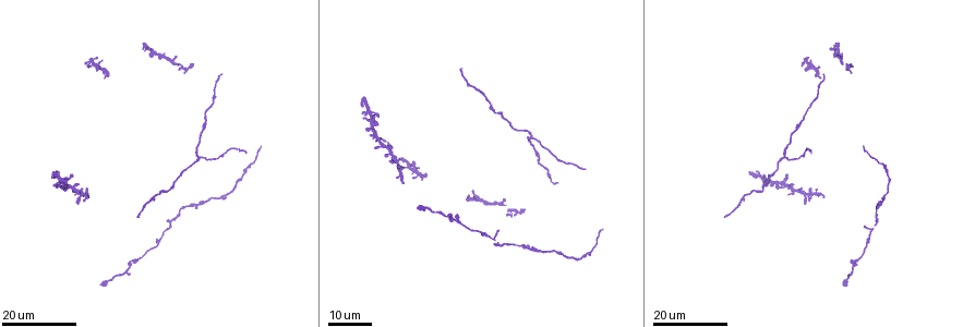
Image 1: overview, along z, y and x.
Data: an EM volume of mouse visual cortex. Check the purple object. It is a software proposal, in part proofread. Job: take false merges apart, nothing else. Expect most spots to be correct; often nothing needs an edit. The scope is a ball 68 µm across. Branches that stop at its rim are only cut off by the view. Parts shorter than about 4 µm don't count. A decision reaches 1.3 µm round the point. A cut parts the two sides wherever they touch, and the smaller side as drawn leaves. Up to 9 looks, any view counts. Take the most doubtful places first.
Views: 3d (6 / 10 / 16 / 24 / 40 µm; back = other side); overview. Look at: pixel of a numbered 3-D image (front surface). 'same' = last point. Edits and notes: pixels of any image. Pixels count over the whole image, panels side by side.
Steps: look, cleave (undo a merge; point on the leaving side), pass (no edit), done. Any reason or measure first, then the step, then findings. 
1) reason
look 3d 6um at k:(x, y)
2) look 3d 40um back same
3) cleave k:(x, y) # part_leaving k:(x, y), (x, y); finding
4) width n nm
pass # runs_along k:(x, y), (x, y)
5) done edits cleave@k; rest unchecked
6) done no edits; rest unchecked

look 3d 24um at 1:(784, 183)

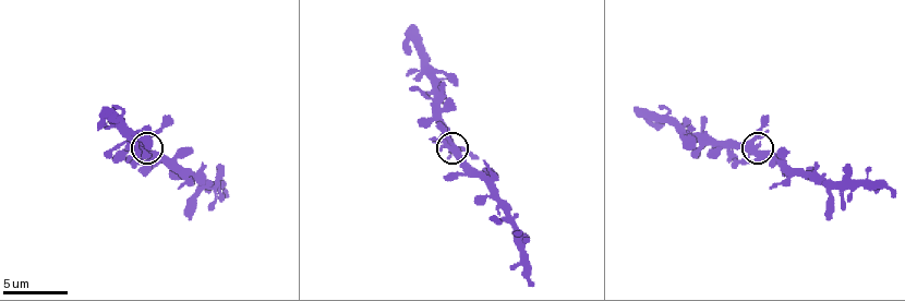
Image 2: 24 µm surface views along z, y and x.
look 3d 10um at 2:(754, 146)

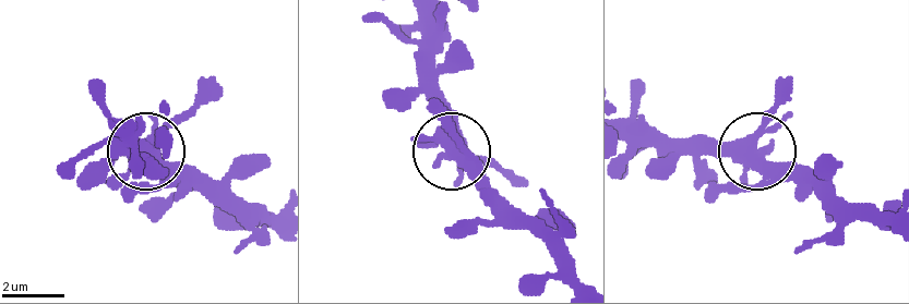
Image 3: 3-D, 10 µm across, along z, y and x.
look 3d 6um at 3:(757, 146)

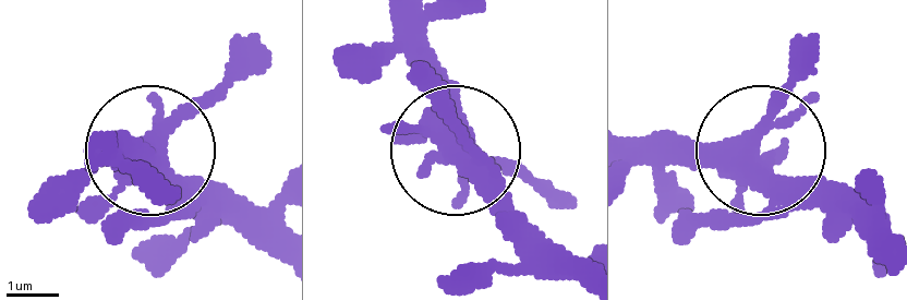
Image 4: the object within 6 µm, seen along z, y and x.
arms 5
pass # all the same neuron

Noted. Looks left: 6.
four or more arms meet
look 3d 10um at 2:(697, 134)

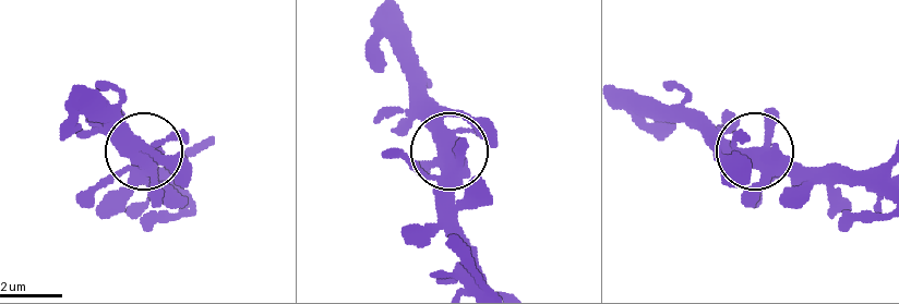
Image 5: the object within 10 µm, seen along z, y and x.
width 440 nm
pass # runs_along 5:(723, 181), (750, 153), (723, 142), (695, 113); one neuron here

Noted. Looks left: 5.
three arms meet
look 3d 16um at 1:(199, 157)

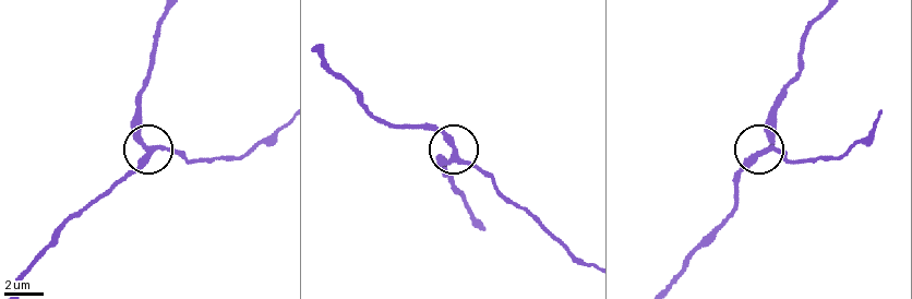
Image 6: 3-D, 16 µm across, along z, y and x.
closer look
look 3d 10um at 6:(150, 148)

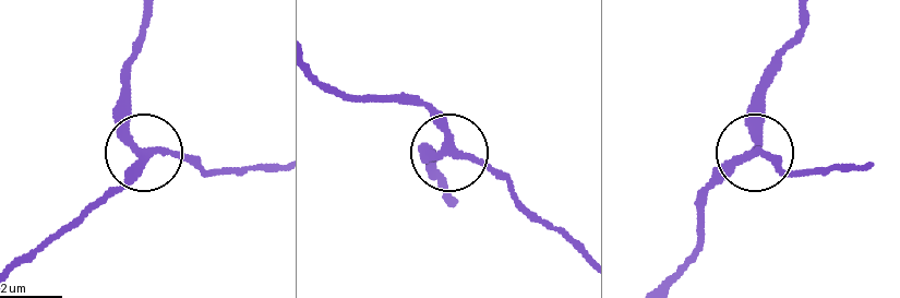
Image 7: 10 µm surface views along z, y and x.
arms 3
pass # runs_along 7:(9, 275), (110, 197), (150, 150), (226, 174); continuous, no second neuron

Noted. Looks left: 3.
look 3d 16um at 1:(129, 263)

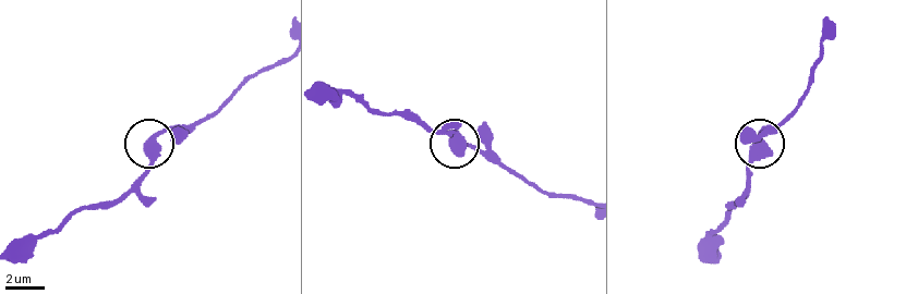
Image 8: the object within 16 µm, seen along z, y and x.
look 3d 6um at 8:(156, 141)

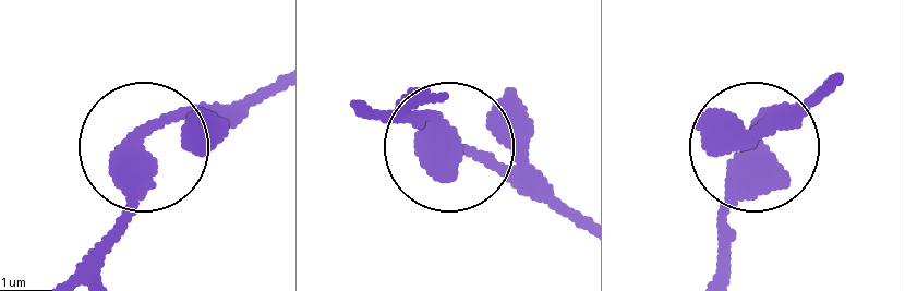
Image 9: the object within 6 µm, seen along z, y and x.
pass # all the same neuron

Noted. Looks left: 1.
done no edits; rest unchecked

